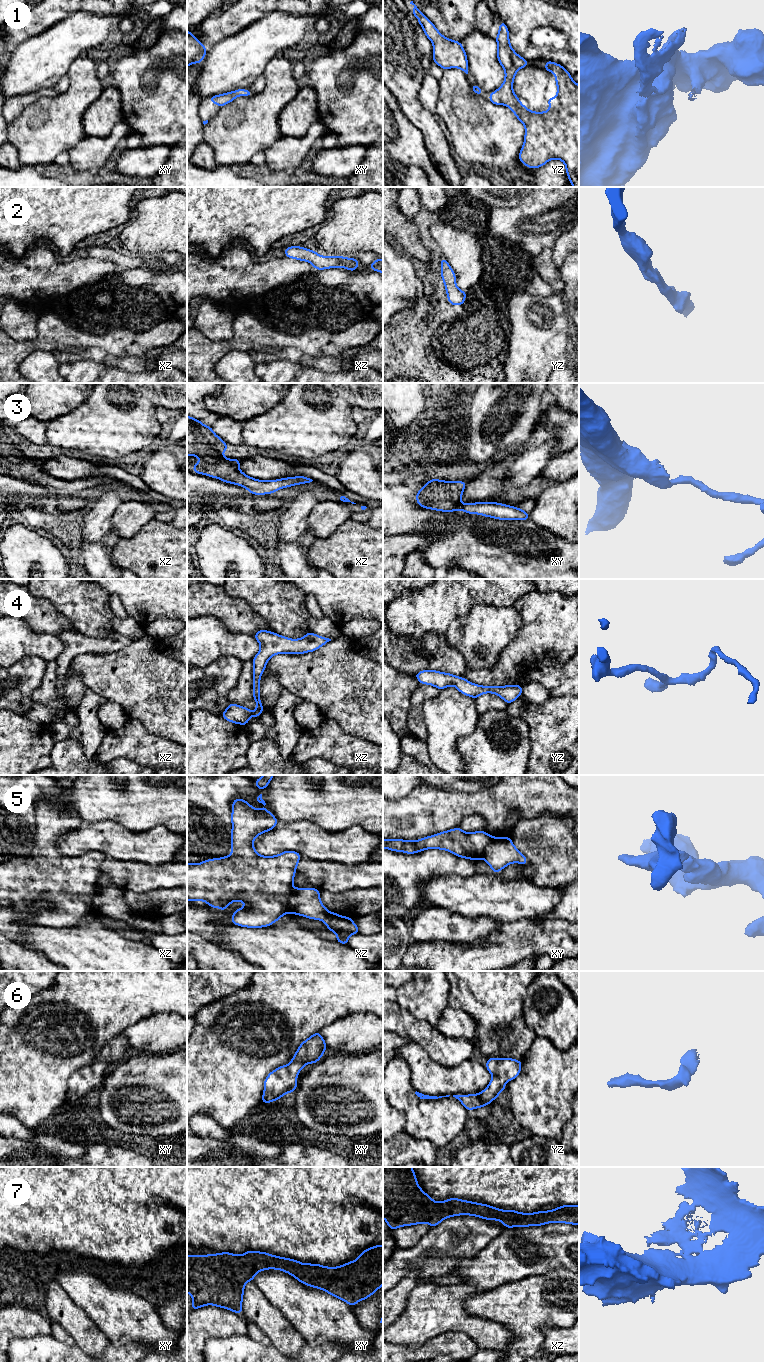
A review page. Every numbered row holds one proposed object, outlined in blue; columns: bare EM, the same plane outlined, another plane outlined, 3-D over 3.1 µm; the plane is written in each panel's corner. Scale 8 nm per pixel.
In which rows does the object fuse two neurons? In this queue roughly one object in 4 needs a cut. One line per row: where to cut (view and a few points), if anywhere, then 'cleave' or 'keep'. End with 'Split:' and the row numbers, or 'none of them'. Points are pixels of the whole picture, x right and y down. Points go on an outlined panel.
1: cut none; keep
2: cut none; keep
3: cut none; keep
4: cut none; keep
5: cut xz (294, 888), (289, 901), (289, 912); cleave
6: cut none; keep
7: cut none; keep
Split: 5

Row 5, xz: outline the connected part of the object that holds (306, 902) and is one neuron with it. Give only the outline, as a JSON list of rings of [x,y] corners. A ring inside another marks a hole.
[[[294,888],[289,901],[290,913],[309,919],[323,921],[327,928],[337,934],[336,941],[347,945],[353,934],[359,934],[358,926],[351,917],[328,911],[320,900],[320,891],[315,888]]]

